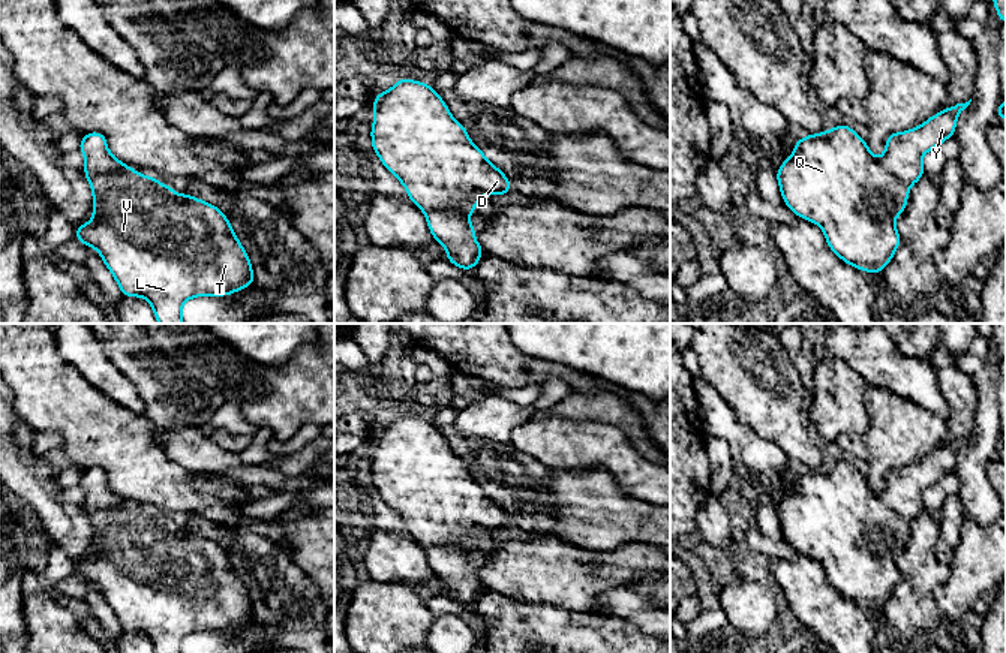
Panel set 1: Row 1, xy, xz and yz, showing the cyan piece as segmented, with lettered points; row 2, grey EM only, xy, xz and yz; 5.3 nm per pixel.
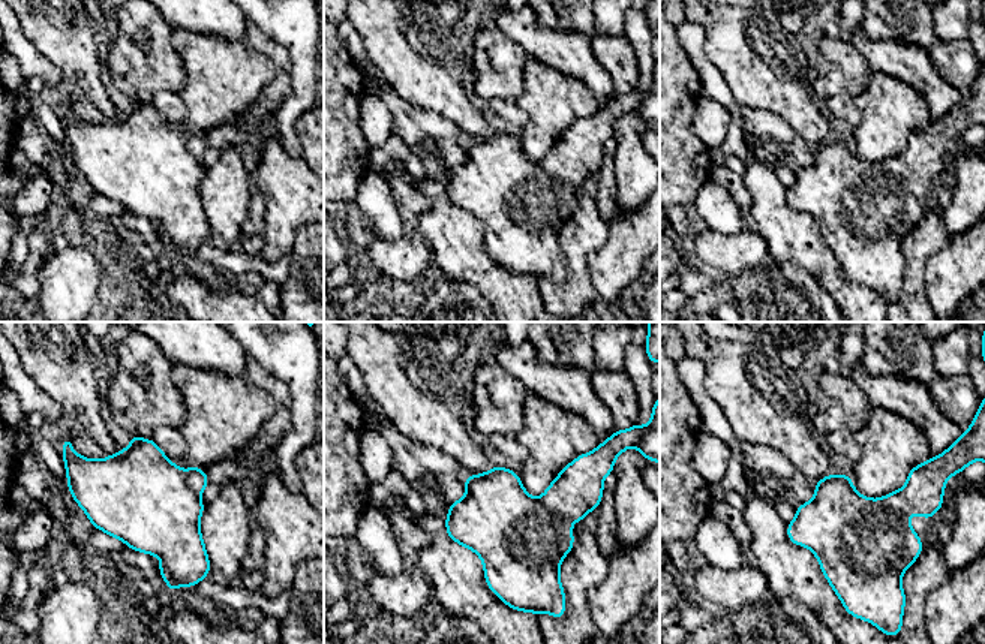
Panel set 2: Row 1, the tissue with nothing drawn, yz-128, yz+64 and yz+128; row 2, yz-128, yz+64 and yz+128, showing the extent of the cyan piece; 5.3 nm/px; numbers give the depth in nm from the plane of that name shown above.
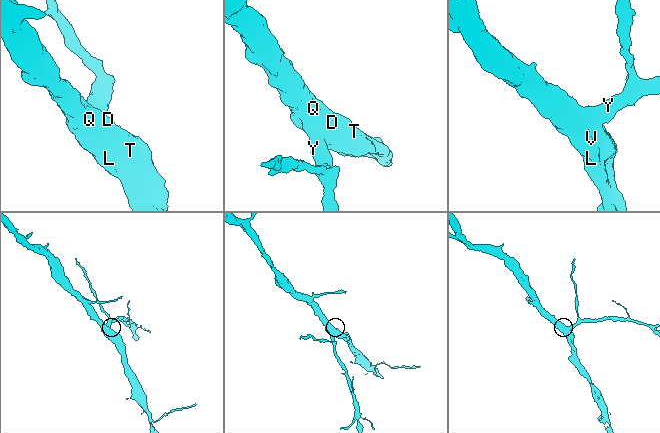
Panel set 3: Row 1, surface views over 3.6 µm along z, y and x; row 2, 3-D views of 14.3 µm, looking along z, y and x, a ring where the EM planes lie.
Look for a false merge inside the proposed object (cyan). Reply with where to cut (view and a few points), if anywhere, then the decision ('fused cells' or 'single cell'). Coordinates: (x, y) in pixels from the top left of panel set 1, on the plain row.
no cut | single cell

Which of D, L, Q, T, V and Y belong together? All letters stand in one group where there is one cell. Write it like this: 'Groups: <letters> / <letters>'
Groups: D L Q T V Y

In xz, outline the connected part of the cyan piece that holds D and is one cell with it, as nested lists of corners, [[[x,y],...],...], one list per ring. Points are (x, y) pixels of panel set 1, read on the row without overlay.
[[[400,413],[373,436],[372,484],[382,500],[405,521],[409,535],[424,547],[433,574],[447,584],[447,593],[463,607],[475,602],[483,583],[474,575],[469,550],[484,530],[507,530],[511,520],[469,475],[441,431],[421,416]]]

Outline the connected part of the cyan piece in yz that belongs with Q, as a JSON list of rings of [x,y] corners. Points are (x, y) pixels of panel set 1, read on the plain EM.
[[[972,434],[966,439],[957,439],[948,445],[940,446],[939,449],[933,451],[931,454],[928,454],[924,460],[913,463],[907,467],[898,467],[898,469],[891,469],[886,473],[886,484],[885,488],[880,494],[876,494],[867,478],[849,461],[846,461],[844,458],[831,464],[831,466],[825,466],[823,469],[817,469],[817,470],[808,470],[804,475],[796,475],[795,476],[795,488],[790,493],[786,493],[781,503],[777,506],[777,515],[780,520],[780,526],[784,535],[784,539],[798,551],[802,554],[807,554],[816,560],[819,560],[823,568],[825,568],[825,574],[828,581],[831,583],[831,586],[841,593],[846,599],[856,602],[862,607],[867,608],[873,608],[873,610],[879,610],[891,596],[892,592],[895,589],[895,586],[900,583],[901,580],[901,574],[900,569],[897,568],[895,563],[895,553],[900,551],[906,542],[907,542],[907,533],[909,533],[909,524],[925,511],[924,508],[924,502],[922,502],[922,491],[939,482],[945,475],[948,473],[954,473],[955,470],[955,460],[957,460],[957,454],[960,451],[961,446],[964,446],[969,440],[970,440]]]

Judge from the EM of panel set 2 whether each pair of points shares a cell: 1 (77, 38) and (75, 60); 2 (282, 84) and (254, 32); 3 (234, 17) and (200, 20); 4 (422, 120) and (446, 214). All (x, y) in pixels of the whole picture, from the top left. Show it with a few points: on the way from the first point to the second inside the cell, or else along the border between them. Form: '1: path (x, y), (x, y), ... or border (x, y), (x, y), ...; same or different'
1: path (75, 44), (75, 54); same
2: path (282, 71), (282, 62), (266, 45); same
3: path (225, 17), (209, 17); same
4: border (426, 172), (444, 183); different

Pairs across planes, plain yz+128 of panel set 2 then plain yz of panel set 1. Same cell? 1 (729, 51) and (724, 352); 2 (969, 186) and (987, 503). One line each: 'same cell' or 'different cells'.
1: same cell
2: same cell

